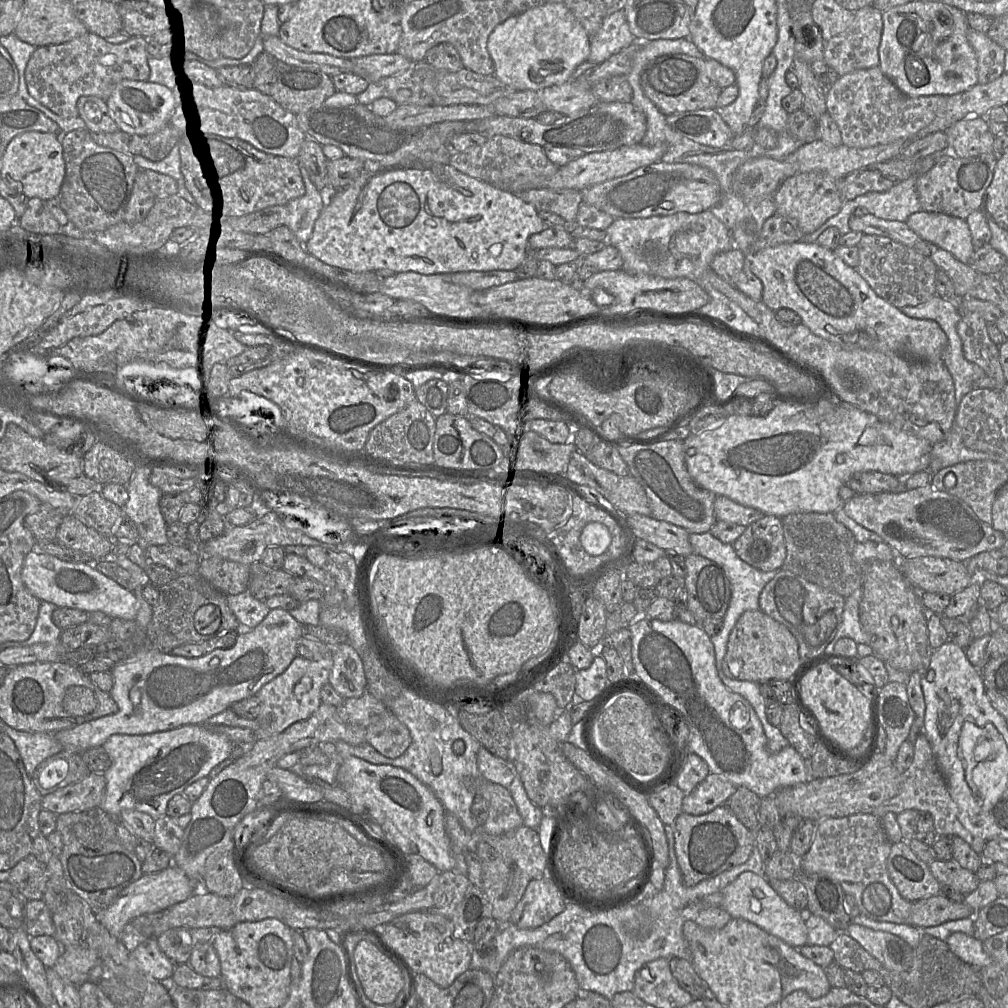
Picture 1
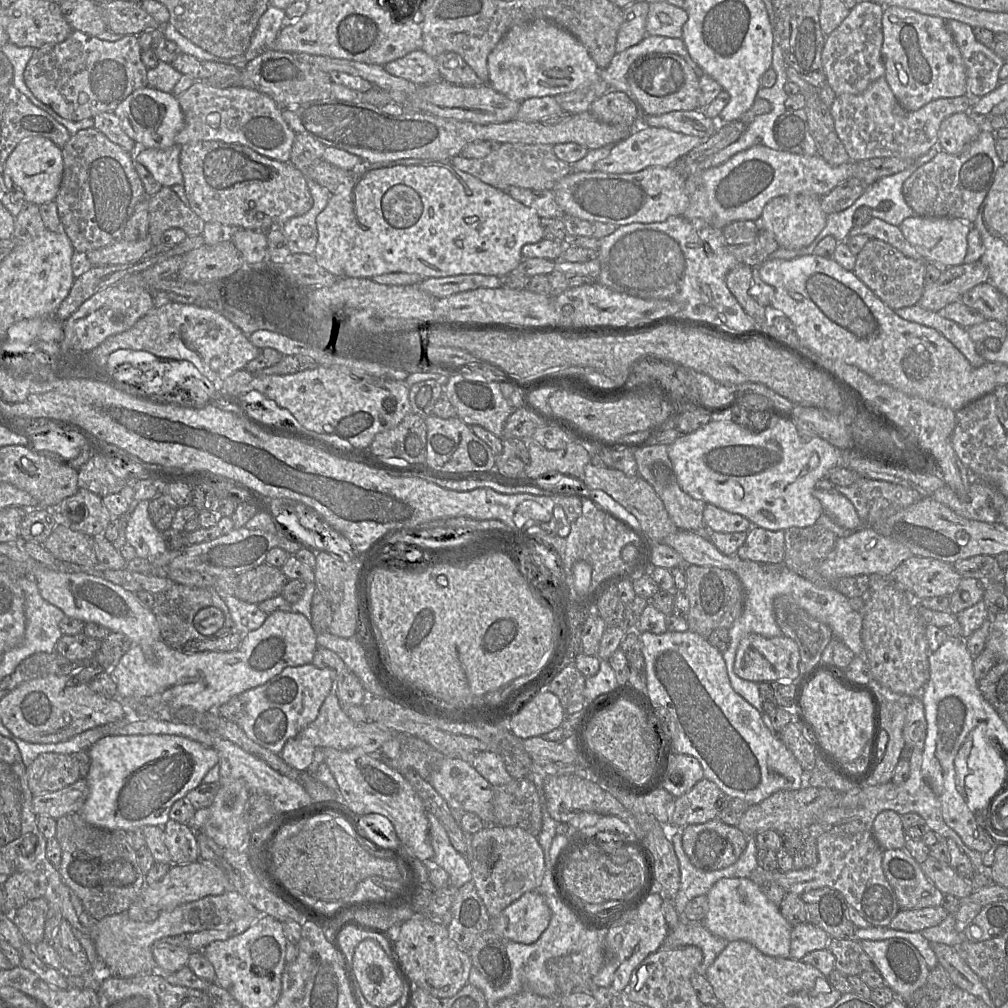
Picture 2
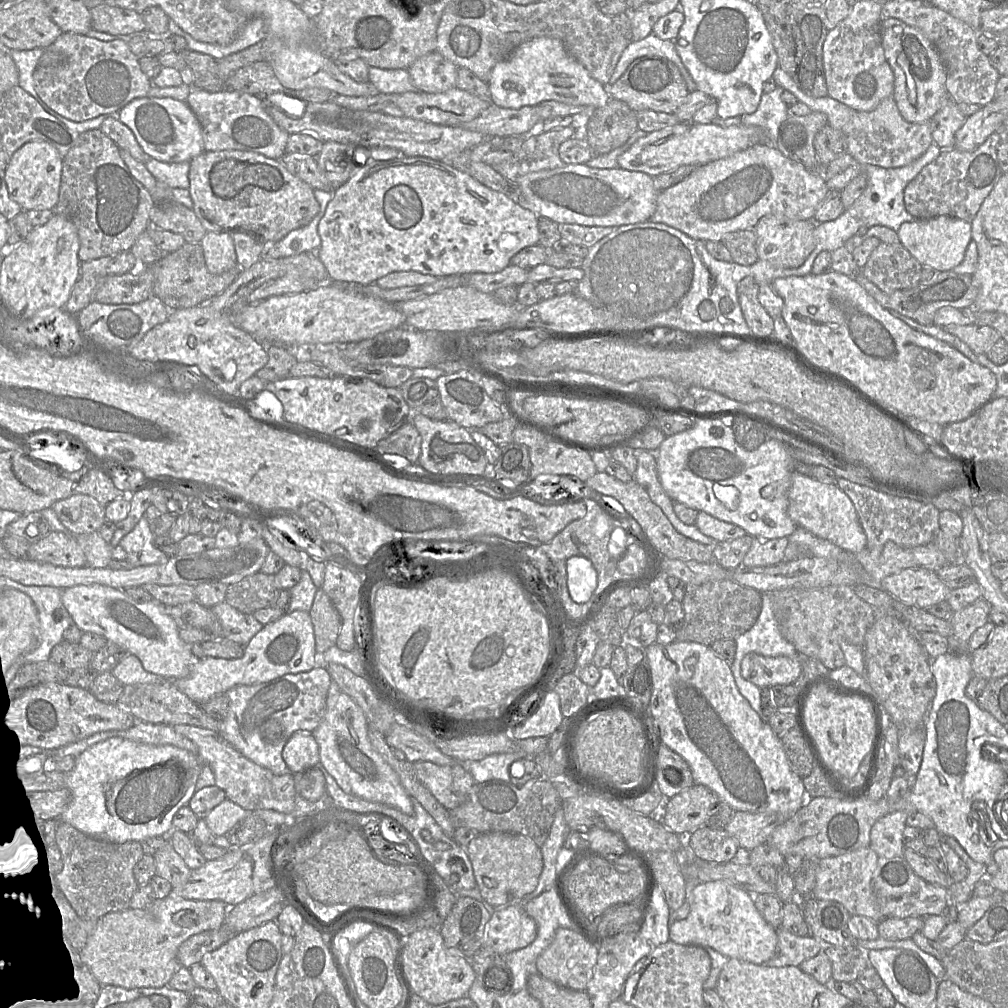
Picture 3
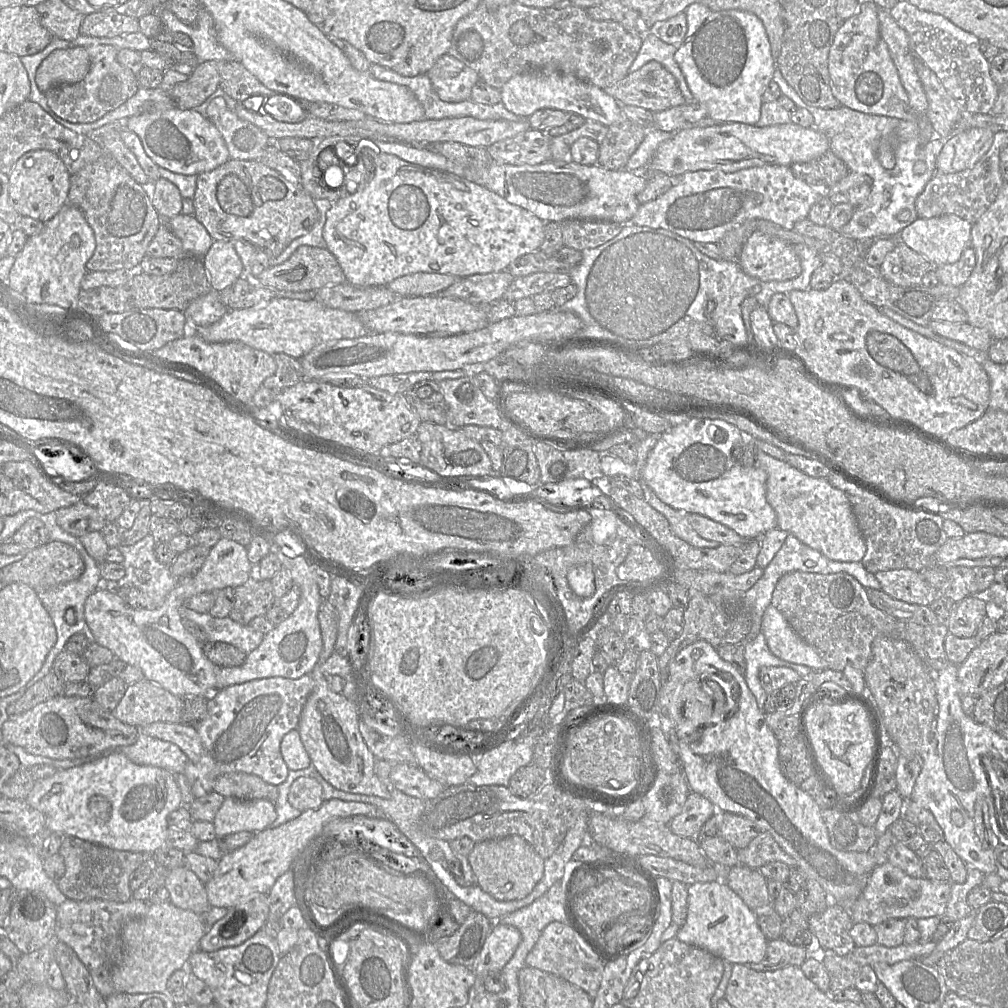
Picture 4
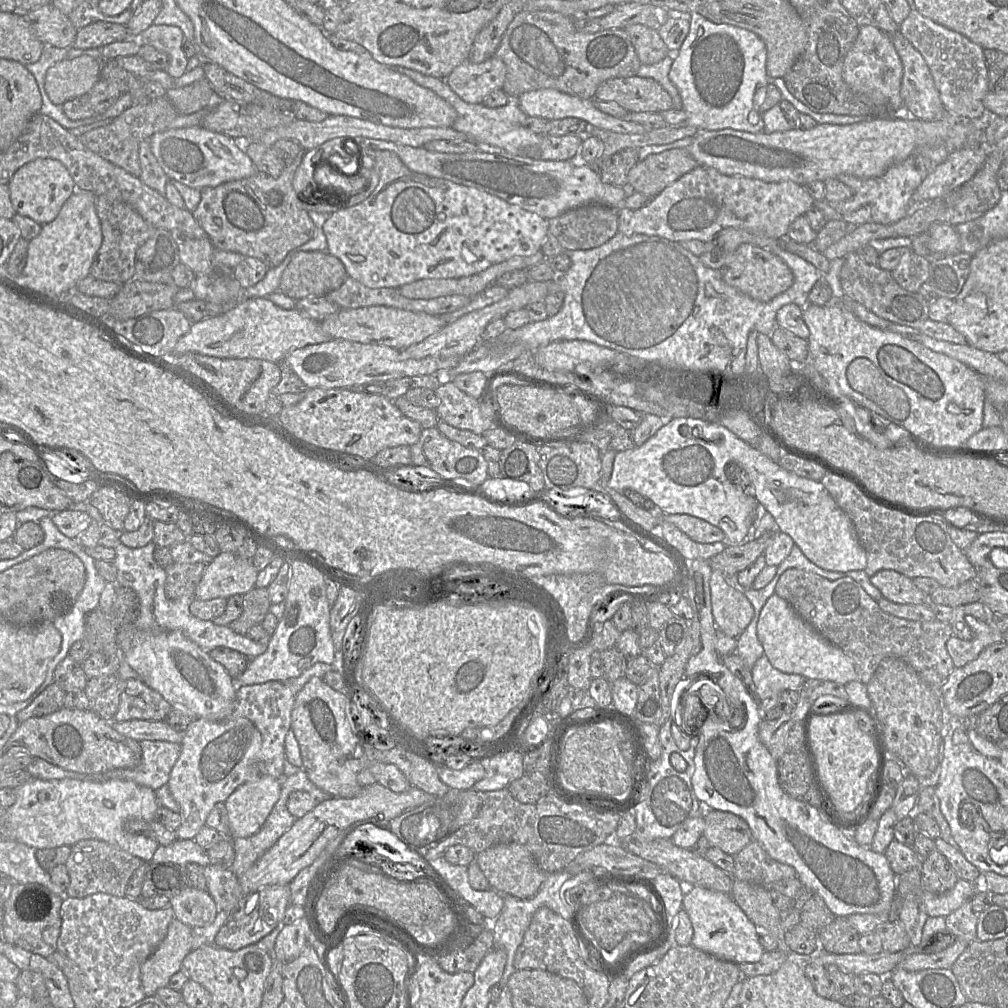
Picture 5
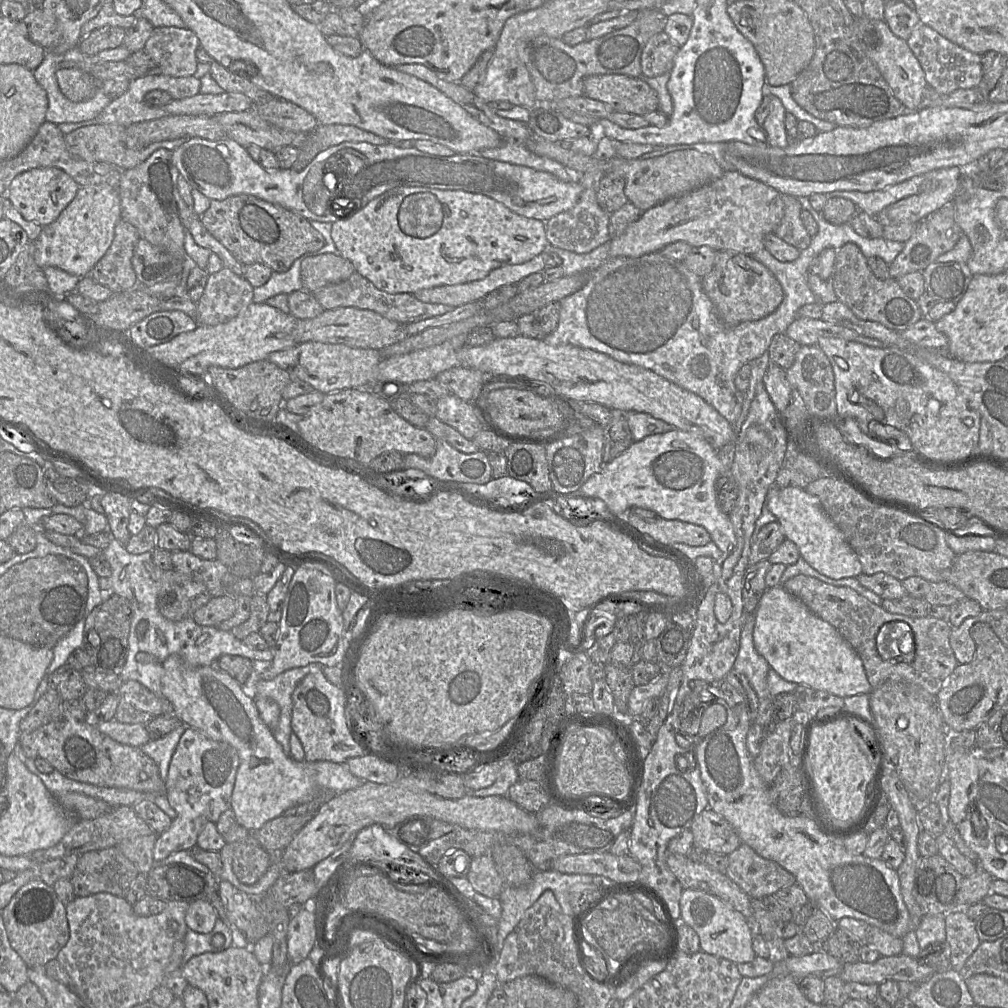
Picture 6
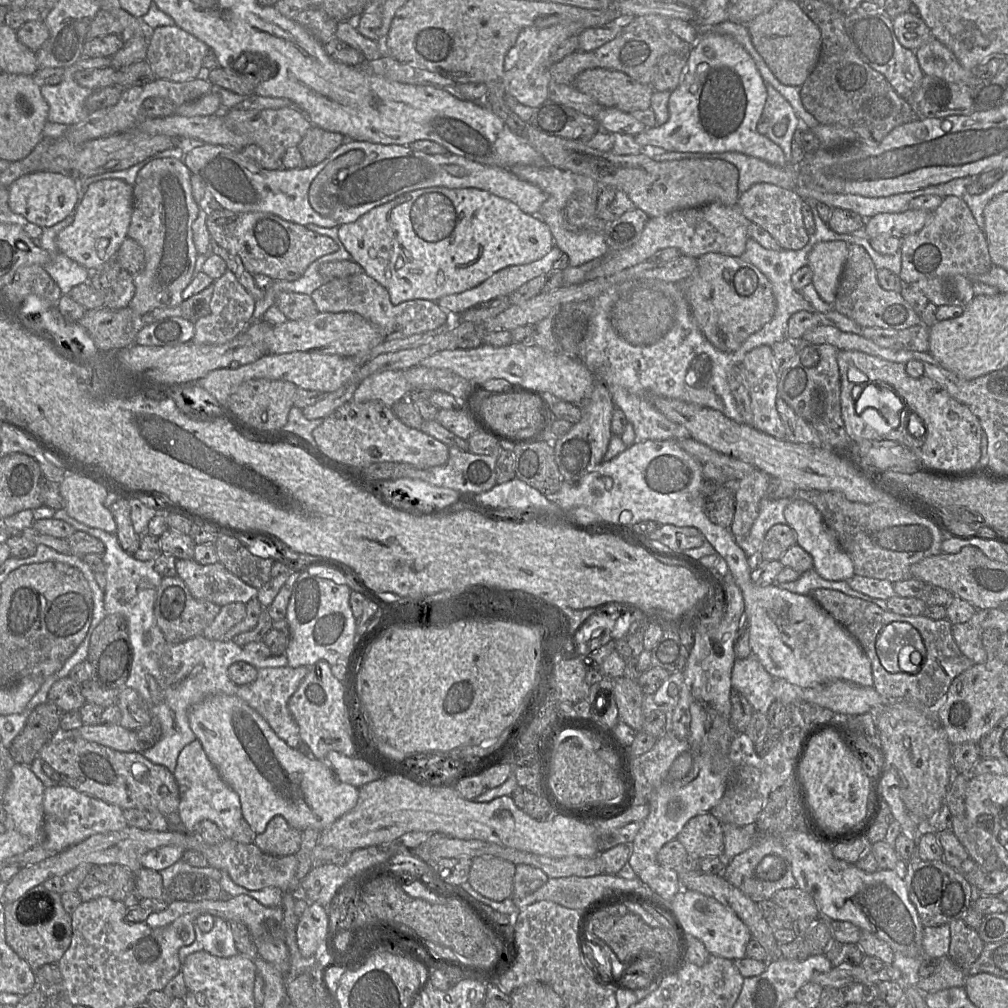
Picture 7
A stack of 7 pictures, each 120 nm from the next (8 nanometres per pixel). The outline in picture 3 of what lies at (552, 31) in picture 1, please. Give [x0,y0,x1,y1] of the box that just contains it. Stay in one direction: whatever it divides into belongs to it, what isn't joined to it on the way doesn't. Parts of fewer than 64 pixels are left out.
[488,37,611,110]

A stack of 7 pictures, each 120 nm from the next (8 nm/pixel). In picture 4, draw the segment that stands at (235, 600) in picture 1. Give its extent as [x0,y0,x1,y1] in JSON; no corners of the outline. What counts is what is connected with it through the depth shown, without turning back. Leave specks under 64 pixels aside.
[180,606,264,654]

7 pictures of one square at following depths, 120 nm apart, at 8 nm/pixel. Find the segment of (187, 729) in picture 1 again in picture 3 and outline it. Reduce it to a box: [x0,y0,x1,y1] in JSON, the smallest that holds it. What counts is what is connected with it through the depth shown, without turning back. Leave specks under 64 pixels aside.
[60,737,204,843]

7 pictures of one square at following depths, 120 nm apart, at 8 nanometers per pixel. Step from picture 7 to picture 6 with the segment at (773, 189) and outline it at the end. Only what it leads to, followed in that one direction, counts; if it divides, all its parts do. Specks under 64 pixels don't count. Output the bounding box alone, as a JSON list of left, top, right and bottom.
[773,194,812,251]

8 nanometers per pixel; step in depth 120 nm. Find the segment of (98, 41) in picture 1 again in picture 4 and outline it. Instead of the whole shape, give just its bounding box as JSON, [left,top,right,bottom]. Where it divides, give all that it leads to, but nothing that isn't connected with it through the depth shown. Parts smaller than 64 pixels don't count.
[45,45,140,123]

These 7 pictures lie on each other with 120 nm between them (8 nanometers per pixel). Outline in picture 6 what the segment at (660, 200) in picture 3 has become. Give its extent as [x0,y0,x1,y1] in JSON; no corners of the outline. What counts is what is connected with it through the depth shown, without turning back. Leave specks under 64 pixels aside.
[609,171,784,258]

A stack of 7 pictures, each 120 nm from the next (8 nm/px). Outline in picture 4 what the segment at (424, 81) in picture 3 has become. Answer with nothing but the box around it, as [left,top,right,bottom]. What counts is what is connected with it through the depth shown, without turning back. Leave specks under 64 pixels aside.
[426,54,480,103]

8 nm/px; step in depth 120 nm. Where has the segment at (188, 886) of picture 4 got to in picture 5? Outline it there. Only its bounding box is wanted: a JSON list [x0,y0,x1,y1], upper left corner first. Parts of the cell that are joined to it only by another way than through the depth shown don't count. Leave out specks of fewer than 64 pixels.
[171,887,218,929]

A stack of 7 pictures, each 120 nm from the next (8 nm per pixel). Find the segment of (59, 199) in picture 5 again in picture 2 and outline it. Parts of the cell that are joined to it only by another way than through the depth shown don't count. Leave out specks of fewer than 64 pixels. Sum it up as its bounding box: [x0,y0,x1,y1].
[2,136,63,205]

